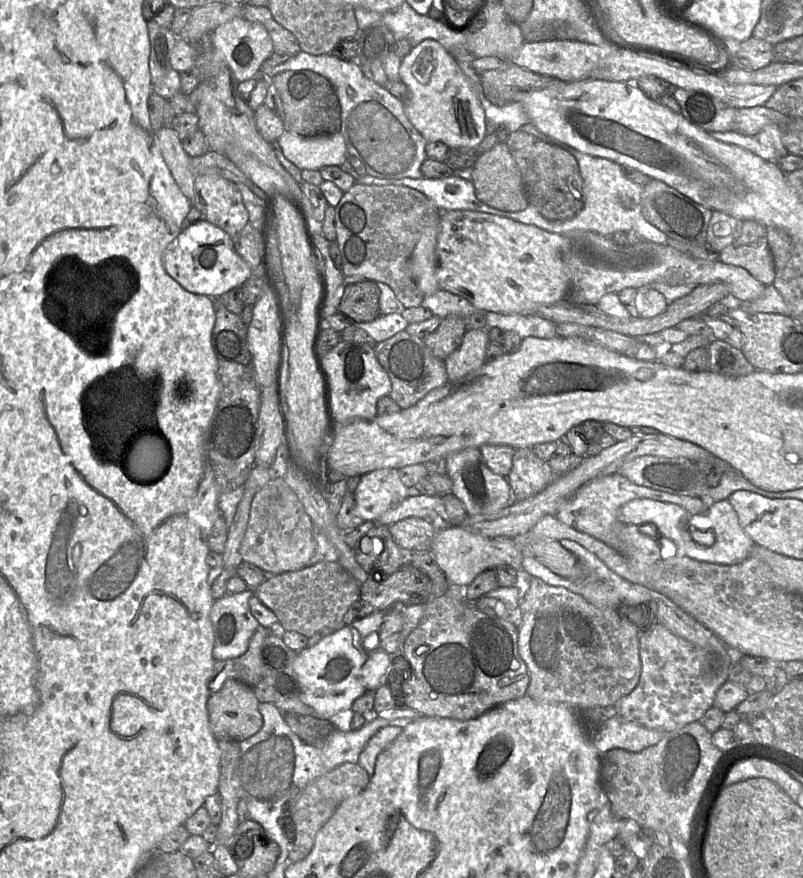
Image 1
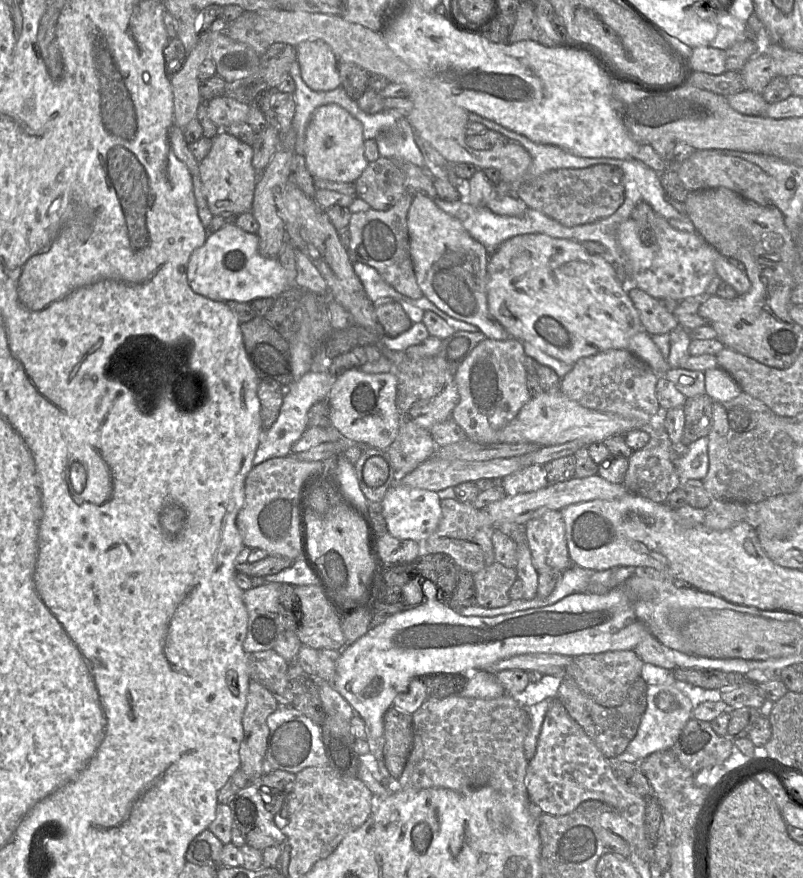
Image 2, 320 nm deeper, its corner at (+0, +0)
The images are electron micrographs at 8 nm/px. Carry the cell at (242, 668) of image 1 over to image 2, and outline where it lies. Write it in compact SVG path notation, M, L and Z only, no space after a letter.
M274 649L247 653L249 678L265 686L279 705L292 705L294 695L287 676L288 662Z

